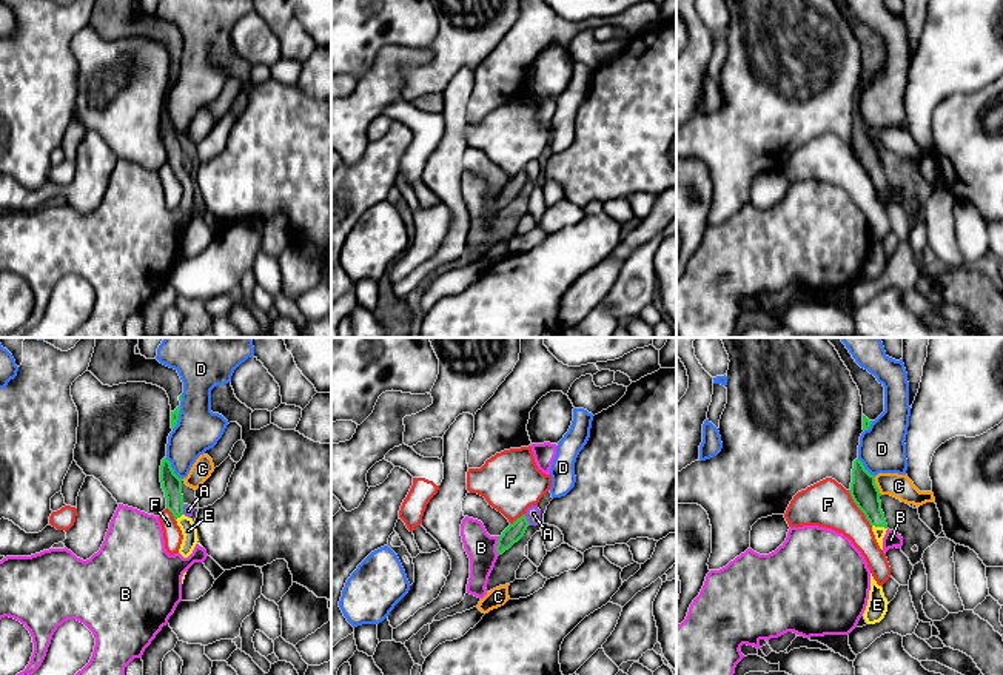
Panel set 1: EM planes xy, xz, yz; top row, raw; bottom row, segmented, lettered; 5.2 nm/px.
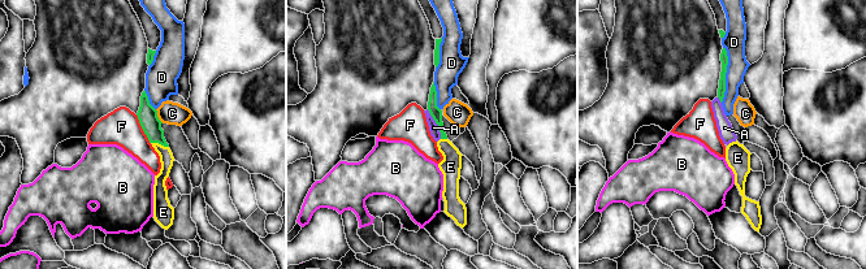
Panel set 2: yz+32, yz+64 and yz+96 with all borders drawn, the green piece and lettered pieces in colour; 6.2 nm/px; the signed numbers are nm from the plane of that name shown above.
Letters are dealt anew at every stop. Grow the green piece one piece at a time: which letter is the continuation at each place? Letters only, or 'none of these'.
E

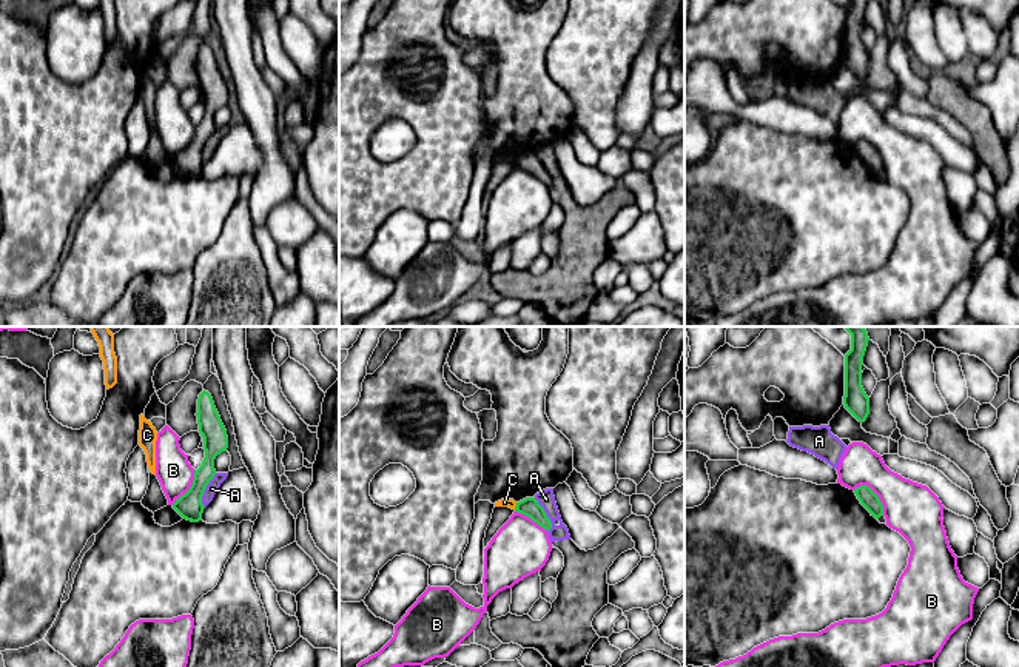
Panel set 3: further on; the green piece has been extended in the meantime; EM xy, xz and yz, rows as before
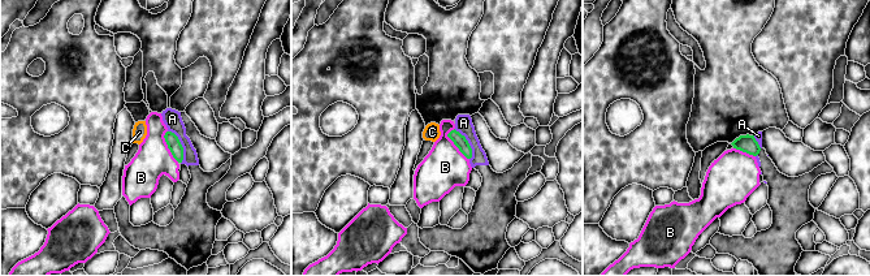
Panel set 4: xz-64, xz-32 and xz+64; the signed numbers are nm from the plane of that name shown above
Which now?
none of these

